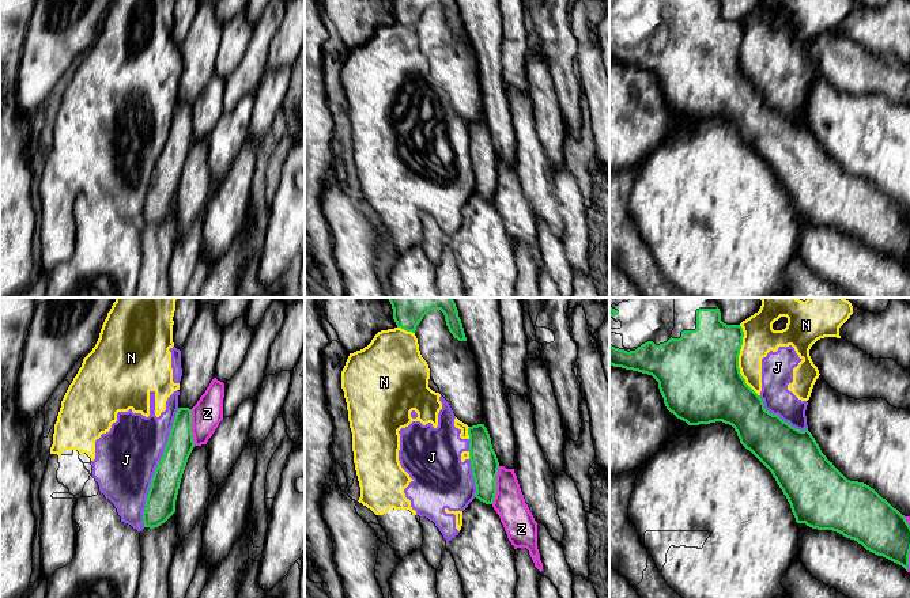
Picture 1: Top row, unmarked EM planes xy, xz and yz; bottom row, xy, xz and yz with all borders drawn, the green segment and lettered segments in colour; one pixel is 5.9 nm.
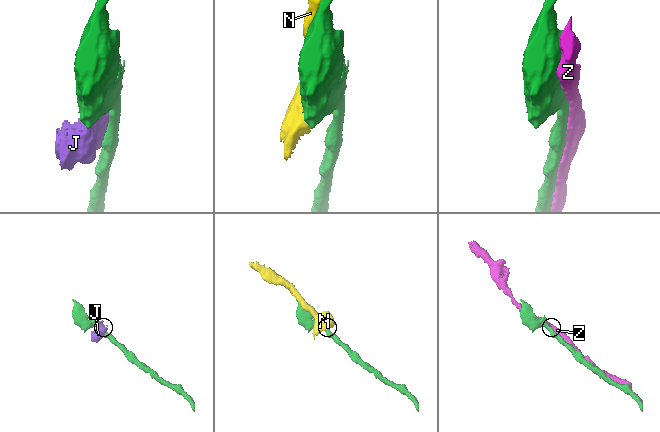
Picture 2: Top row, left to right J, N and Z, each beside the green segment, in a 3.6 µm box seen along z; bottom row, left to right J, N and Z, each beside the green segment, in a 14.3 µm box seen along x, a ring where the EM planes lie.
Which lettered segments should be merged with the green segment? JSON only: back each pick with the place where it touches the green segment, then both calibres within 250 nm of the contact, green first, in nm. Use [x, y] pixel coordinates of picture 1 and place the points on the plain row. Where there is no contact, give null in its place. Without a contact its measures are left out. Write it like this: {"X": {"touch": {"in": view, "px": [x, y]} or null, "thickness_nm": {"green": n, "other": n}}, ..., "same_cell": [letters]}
{"same_cell": []}

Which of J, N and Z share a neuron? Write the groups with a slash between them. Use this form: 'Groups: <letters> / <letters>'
Groups: J N / Z

